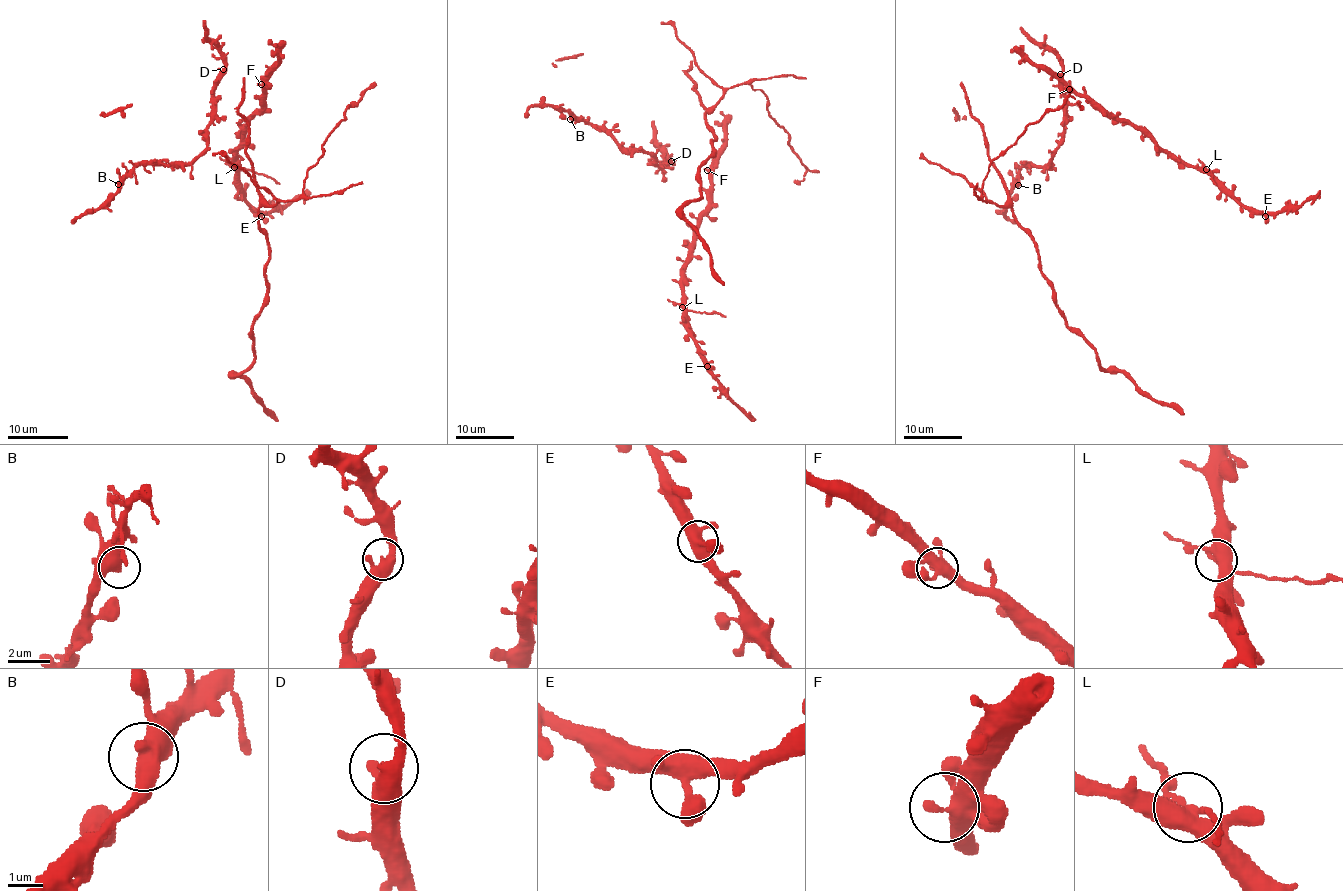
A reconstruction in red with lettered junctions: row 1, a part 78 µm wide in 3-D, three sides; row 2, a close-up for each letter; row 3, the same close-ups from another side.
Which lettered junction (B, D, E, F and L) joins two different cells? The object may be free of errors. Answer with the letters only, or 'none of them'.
L

